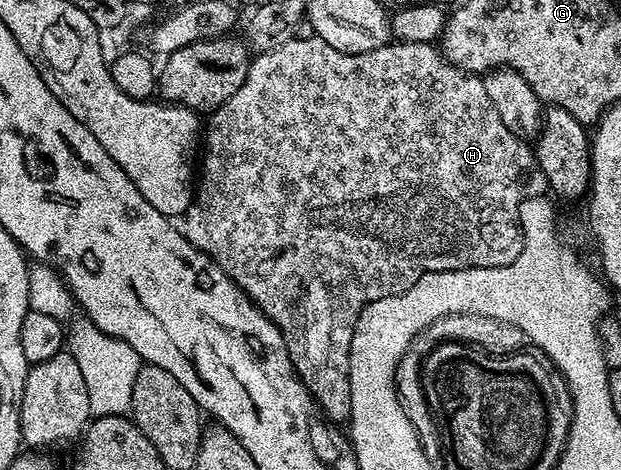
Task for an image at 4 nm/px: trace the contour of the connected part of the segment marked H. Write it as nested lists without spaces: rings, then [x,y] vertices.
[[[293,37],[290,41],[286,41],[286,45],[278,45],[278,49],[259,52],[248,64],[246,81],[242,81],[242,89],[238,89],[238,93],[234,93],[234,97],[230,97],[230,101],[226,101],[226,105],[222,105],[218,110],[211,112],[209,119],[212,120],[209,123],[207,120],[206,130],[202,135],[204,172],[201,175],[199,172],[198,186],[195,188],[192,204],[188,206],[187,213],[182,216],[184,236],[202,253],[210,256],[222,270],[226,271],[229,277],[260,306],[262,313],[266,313],[266,317],[274,320],[286,341],[288,356],[294,365],[296,374],[300,376],[301,381],[306,385],[306,389],[315,399],[317,407],[332,421],[347,420],[350,416],[350,381],[348,380],[348,374],[350,373],[350,341],[354,337],[356,322],[365,305],[378,301],[382,297],[390,297],[410,289],[410,285],[414,285],[414,281],[418,281],[418,277],[422,277],[425,271],[453,271],[454,269],[466,269],[467,267],[501,267],[503,263],[511,263],[513,258],[519,255],[521,249],[524,248],[524,234],[520,228],[522,201],[529,195],[538,195],[549,190],[548,178],[546,173],[542,173],[542,169],[538,165],[535,150],[525,140],[519,139],[514,133],[510,133],[510,129],[506,127],[502,117],[498,117],[498,109],[494,109],[494,101],[490,101],[490,97],[486,93],[483,78],[479,74],[455,67],[446,58],[439,46],[431,43],[390,41],[385,47],[351,55],[350,53],[342,53],[338,49],[330,49],[330,45],[326,45],[326,41],[321,39],[300,40]]]

